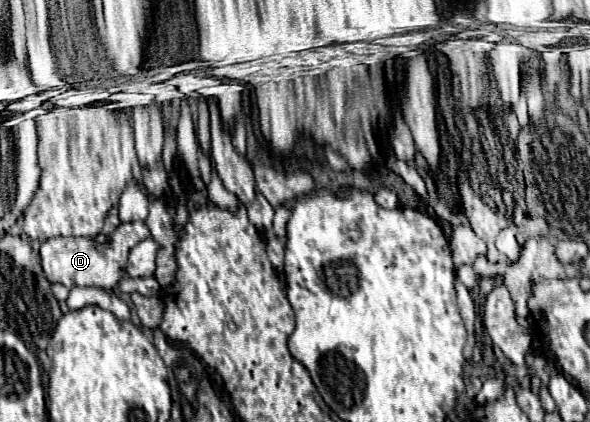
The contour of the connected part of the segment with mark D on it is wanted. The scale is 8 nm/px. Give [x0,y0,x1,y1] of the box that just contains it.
[40,221,150,291]

